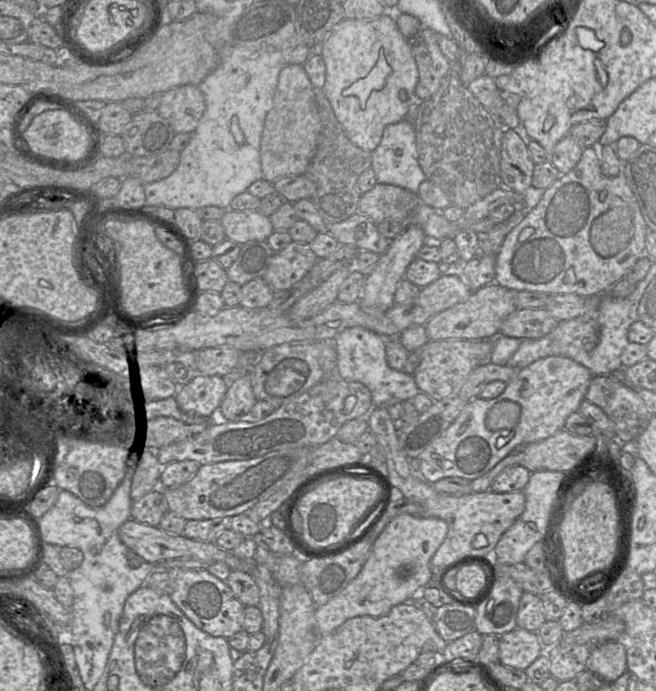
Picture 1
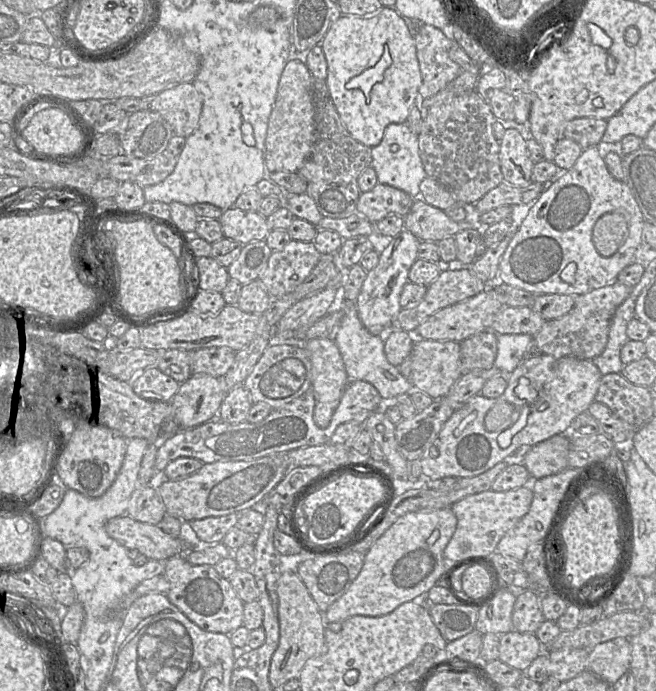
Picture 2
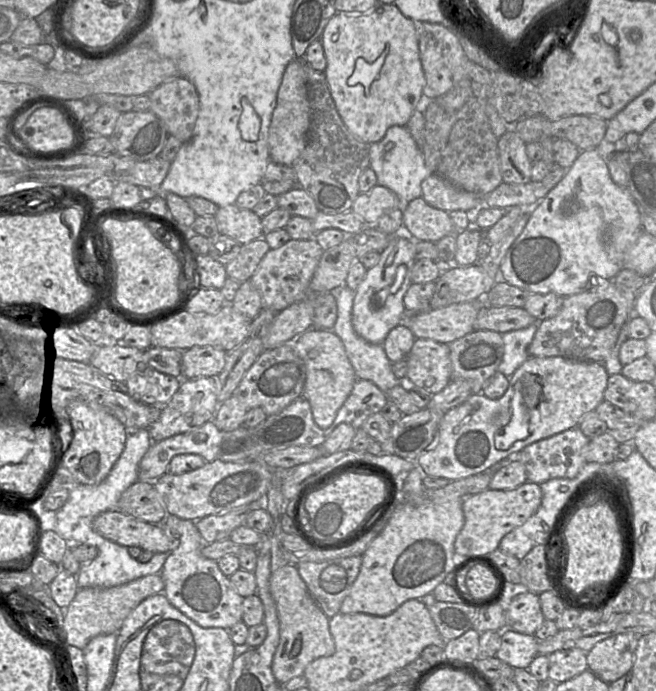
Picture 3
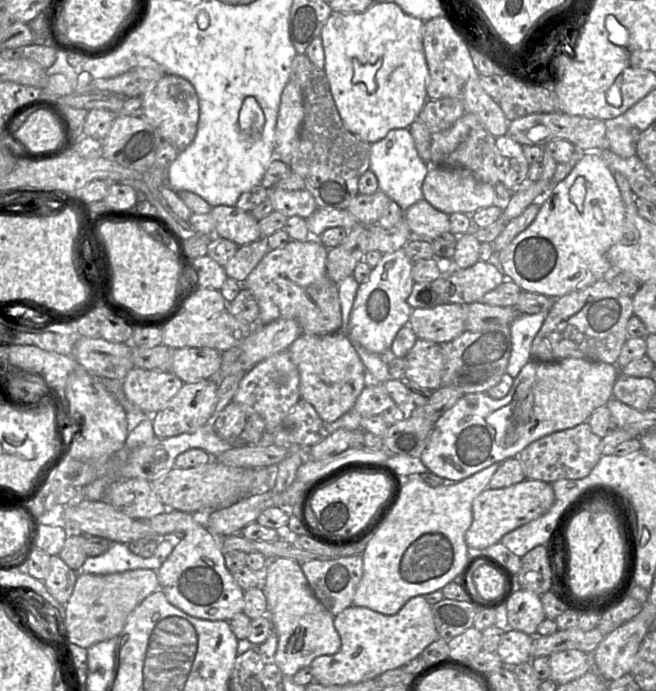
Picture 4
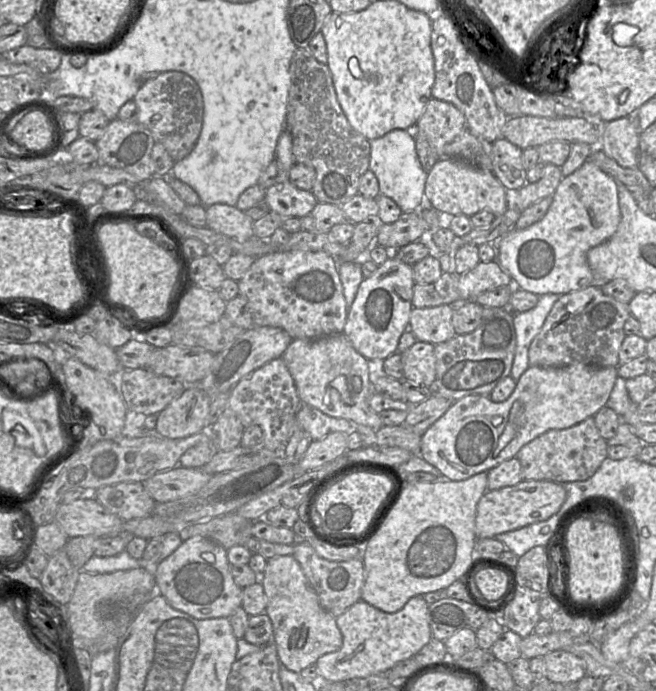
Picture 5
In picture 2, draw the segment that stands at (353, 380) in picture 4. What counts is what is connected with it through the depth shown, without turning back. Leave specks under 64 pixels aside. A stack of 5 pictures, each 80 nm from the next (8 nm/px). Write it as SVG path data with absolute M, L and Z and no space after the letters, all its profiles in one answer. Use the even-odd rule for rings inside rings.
M315 338L297 343L301 343L308 351L312 364L312 390L315 398L314 421L319 427L326 428L349 384L342 357L334 340L330 338Z

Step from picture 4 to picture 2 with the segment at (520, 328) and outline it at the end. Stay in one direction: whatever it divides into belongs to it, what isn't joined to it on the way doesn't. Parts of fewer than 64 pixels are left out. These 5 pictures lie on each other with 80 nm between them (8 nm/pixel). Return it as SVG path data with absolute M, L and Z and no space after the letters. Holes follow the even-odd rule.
M528 334L497 335L497 355L494 367L500 370L501 374L508 376L528 355L537 354L534 351L534 336Z

